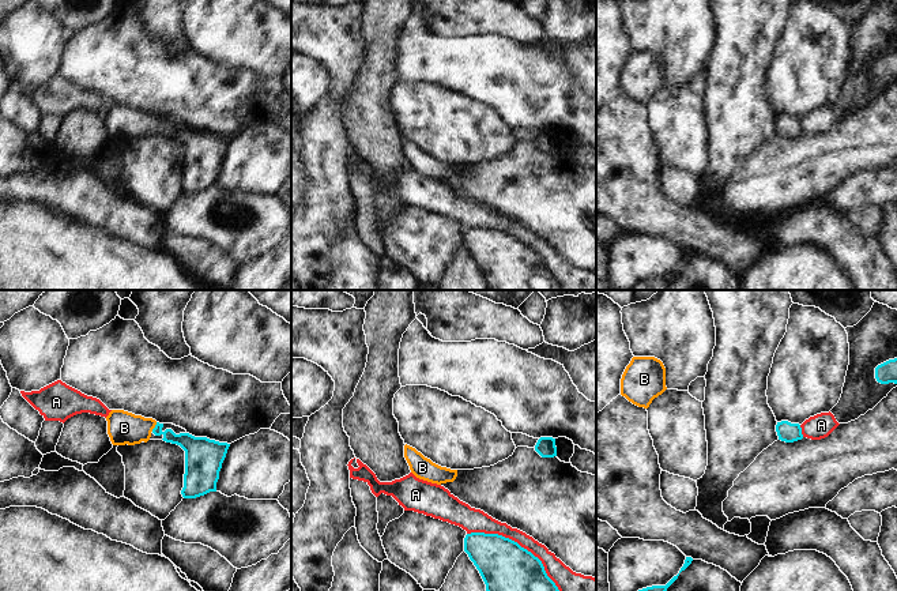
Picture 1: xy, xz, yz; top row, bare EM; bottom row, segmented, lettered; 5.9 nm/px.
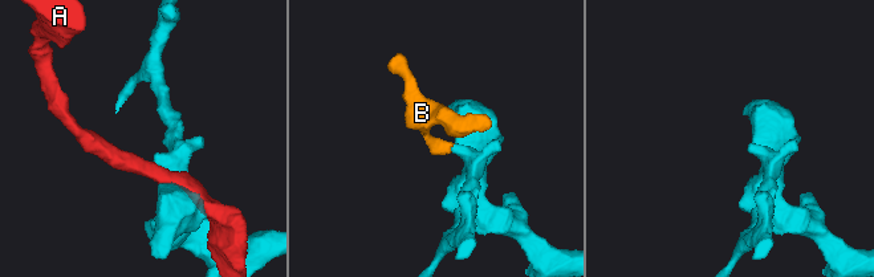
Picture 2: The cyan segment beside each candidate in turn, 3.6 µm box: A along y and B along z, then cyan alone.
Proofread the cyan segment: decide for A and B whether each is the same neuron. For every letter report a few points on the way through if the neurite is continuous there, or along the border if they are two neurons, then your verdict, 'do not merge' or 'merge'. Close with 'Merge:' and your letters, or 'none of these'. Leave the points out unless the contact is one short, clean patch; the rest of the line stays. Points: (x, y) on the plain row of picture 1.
A: do not merge
B: across xy (192, 140), (162, 128), (155, 121), (124, 123) | merge
Merge: B

